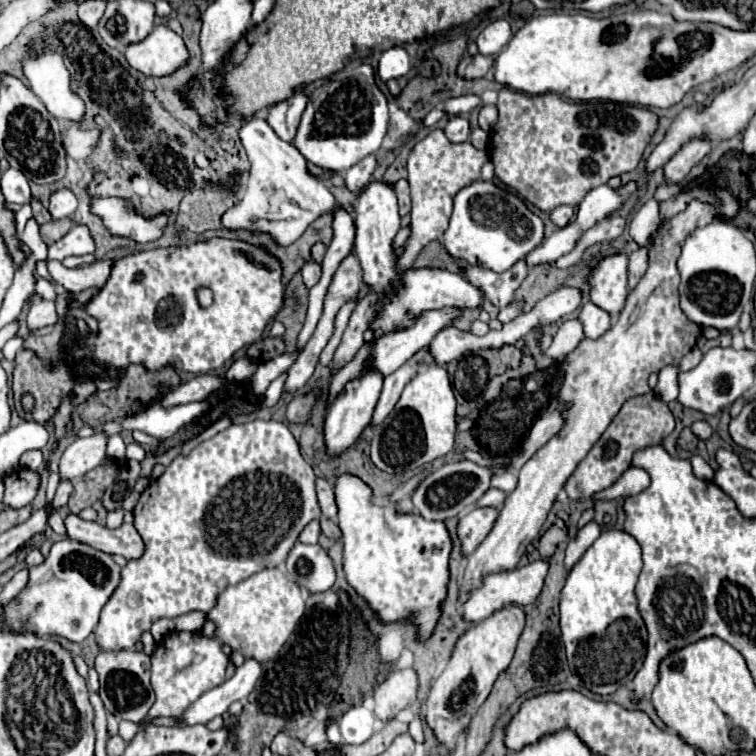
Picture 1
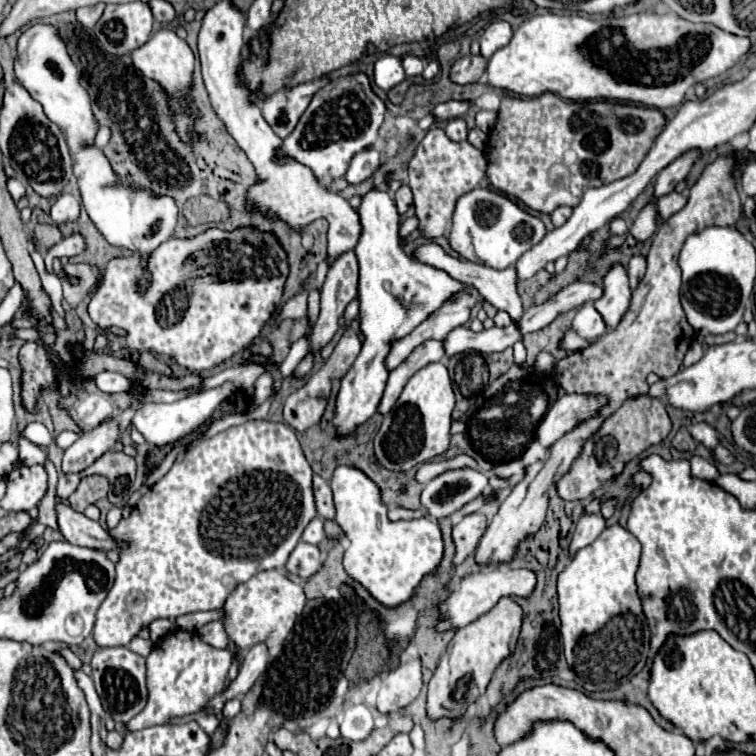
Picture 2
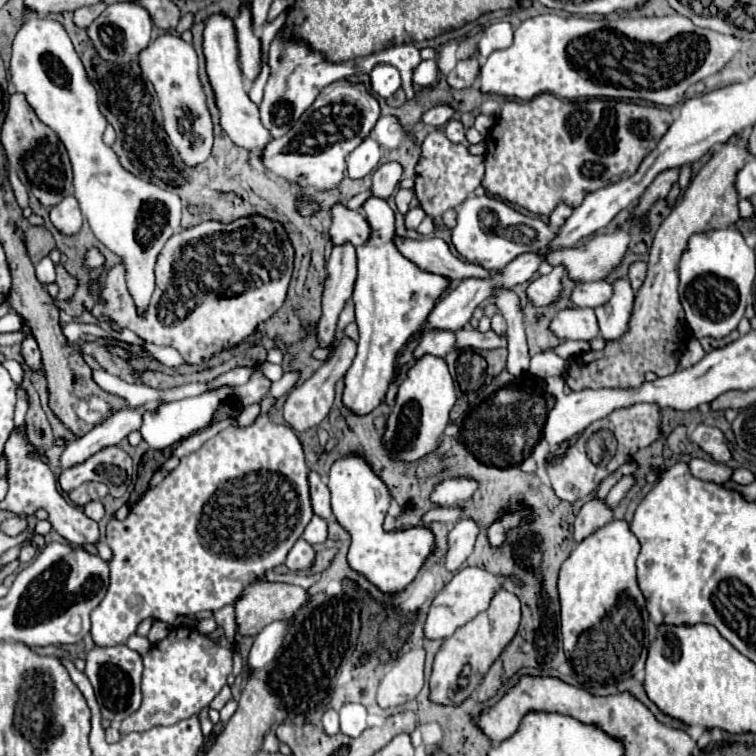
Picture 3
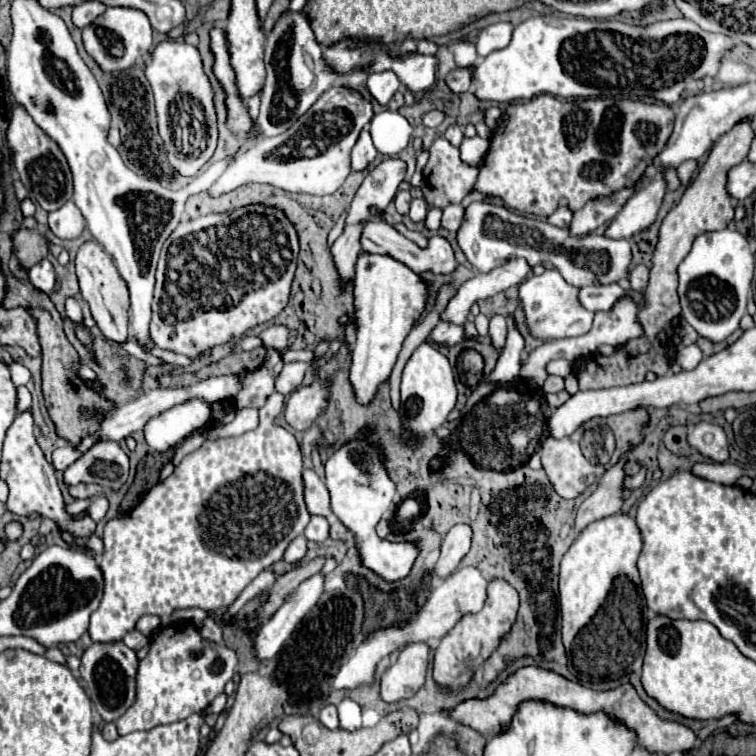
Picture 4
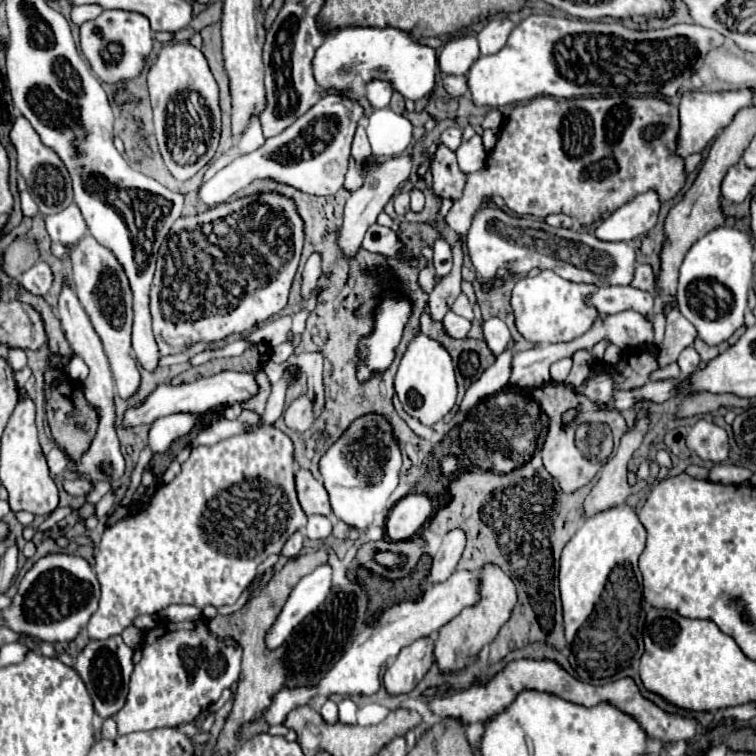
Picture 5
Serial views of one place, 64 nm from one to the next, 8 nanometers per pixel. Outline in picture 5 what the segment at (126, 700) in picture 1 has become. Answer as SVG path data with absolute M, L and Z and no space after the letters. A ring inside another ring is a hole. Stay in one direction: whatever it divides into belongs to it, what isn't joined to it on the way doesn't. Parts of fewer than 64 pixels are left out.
M110 636L106 640L90 640L74 660L74 668L84 680L88 694L92 696L94 710L102 718L114 716L124 706L134 664L132 664L132 650L122 642L120 636Z

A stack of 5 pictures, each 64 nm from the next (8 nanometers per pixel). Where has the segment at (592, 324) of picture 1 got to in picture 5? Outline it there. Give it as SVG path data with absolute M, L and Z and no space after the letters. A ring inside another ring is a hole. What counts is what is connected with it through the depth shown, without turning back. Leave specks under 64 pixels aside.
M542 270L534 278L520 278L512 290L512 312L516 330L532 344L538 342L570 342L590 330L598 312L586 304L586 296L594 292L594 284L576 284L560 278L554 270Z

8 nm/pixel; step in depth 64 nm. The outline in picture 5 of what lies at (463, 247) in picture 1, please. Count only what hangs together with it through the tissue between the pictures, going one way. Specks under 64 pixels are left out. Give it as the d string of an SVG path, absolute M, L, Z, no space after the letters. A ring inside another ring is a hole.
M492 206L476 212L466 234L466 246L472 264L482 278L496 278L498 270L514 270L514 276L524 276L532 268L550 268L572 282L610 286L630 284L636 266L636 252L626 242L602 242L588 232L552 228L544 220L514 218Z

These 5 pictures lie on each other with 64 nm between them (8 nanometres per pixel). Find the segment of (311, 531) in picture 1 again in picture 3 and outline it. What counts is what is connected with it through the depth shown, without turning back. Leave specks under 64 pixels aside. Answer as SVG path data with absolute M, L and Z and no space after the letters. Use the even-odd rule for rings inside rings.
M314 516L312 520L310 520L310 524L306 526L306 530L304 530L304 534L302 534L302 538L306 540L306 542L310 542L310 544L318 544L318 542L324 542L326 540L326 536L328 536L328 530L326 530L326 520L324 518L318 518L318 516Z

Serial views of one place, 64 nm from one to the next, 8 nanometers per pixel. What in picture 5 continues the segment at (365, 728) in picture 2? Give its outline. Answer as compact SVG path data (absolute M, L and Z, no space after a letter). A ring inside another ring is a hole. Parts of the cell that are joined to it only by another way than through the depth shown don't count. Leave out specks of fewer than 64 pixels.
M344 698L344 700L338 704L338 710L340 710L340 722L342 722L342 724L356 724L358 706L356 706L350 698Z

